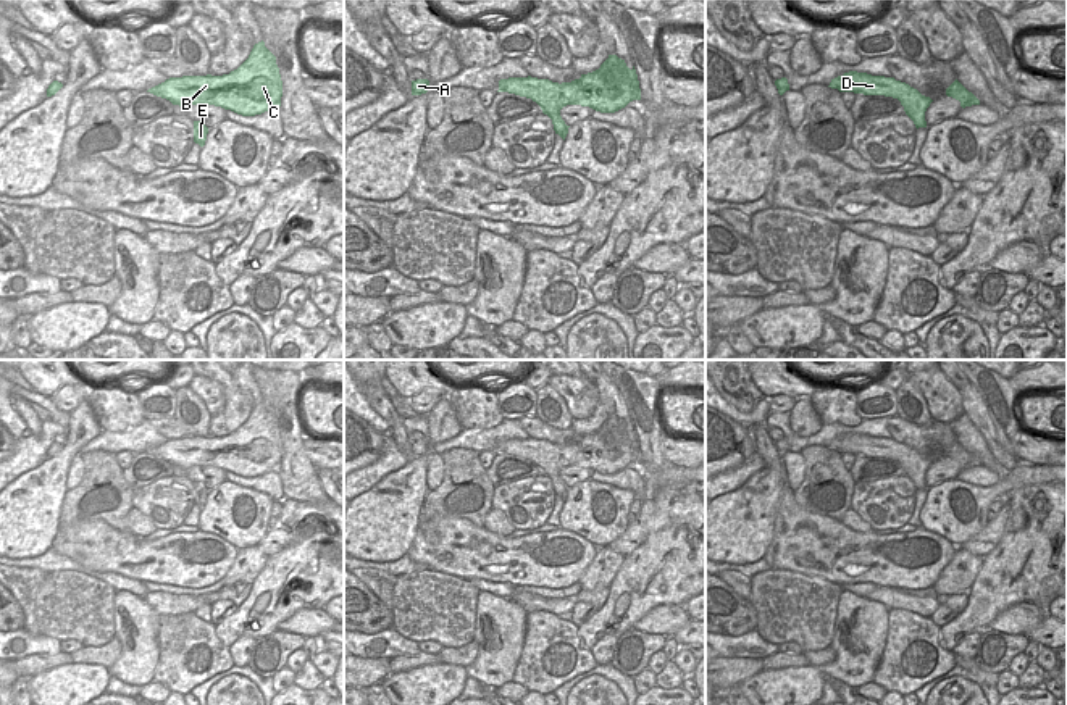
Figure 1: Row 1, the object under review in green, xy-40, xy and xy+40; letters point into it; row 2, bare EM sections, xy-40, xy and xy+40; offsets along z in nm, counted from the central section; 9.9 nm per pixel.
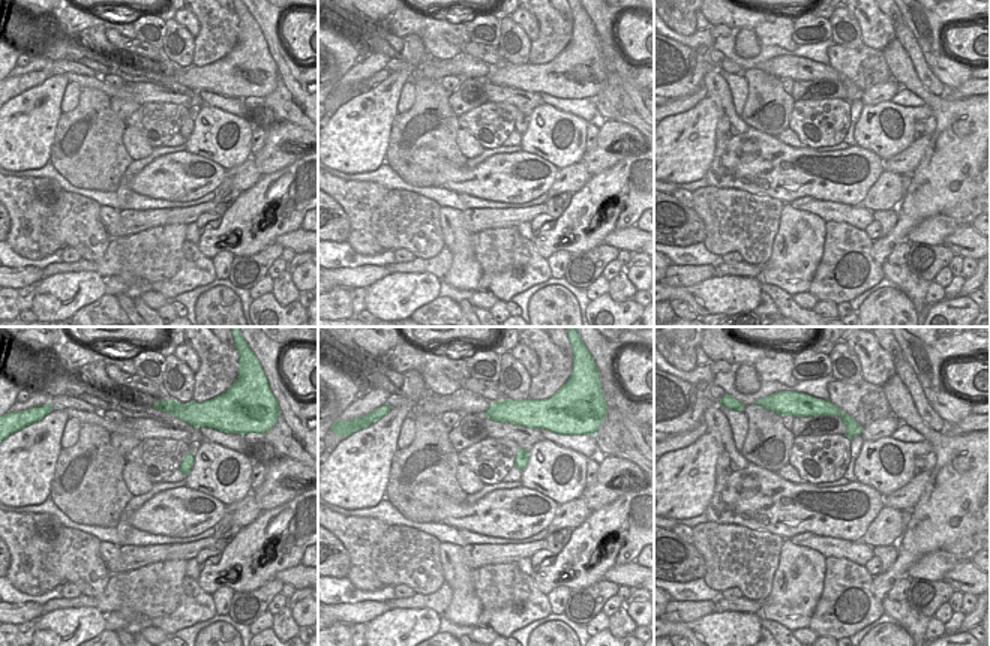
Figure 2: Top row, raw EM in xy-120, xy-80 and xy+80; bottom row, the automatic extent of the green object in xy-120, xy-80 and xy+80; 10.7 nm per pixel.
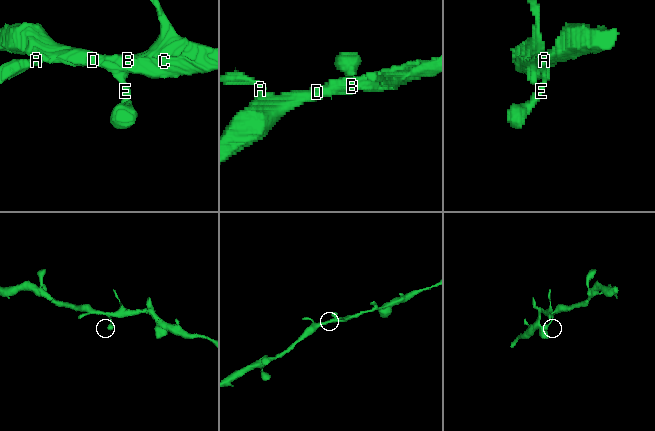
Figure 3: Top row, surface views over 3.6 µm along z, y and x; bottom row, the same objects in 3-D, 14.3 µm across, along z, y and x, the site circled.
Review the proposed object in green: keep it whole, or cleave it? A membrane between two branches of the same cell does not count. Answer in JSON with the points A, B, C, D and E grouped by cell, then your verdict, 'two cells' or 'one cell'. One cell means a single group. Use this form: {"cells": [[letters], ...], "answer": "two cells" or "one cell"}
{"cells": [["A", "B", "C", "D", "E"]], "answer": "one cell"}

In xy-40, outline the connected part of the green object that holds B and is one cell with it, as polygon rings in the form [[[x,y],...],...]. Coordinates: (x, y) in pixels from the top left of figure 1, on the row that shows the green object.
[[[262,40],[229,74],[169,77],[147,92],[184,108],[215,105],[242,116],[255,116],[270,110],[279,111],[282,81],[276,56]]]

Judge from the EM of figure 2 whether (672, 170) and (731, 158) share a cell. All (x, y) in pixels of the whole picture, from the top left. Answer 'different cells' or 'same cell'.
different cells

